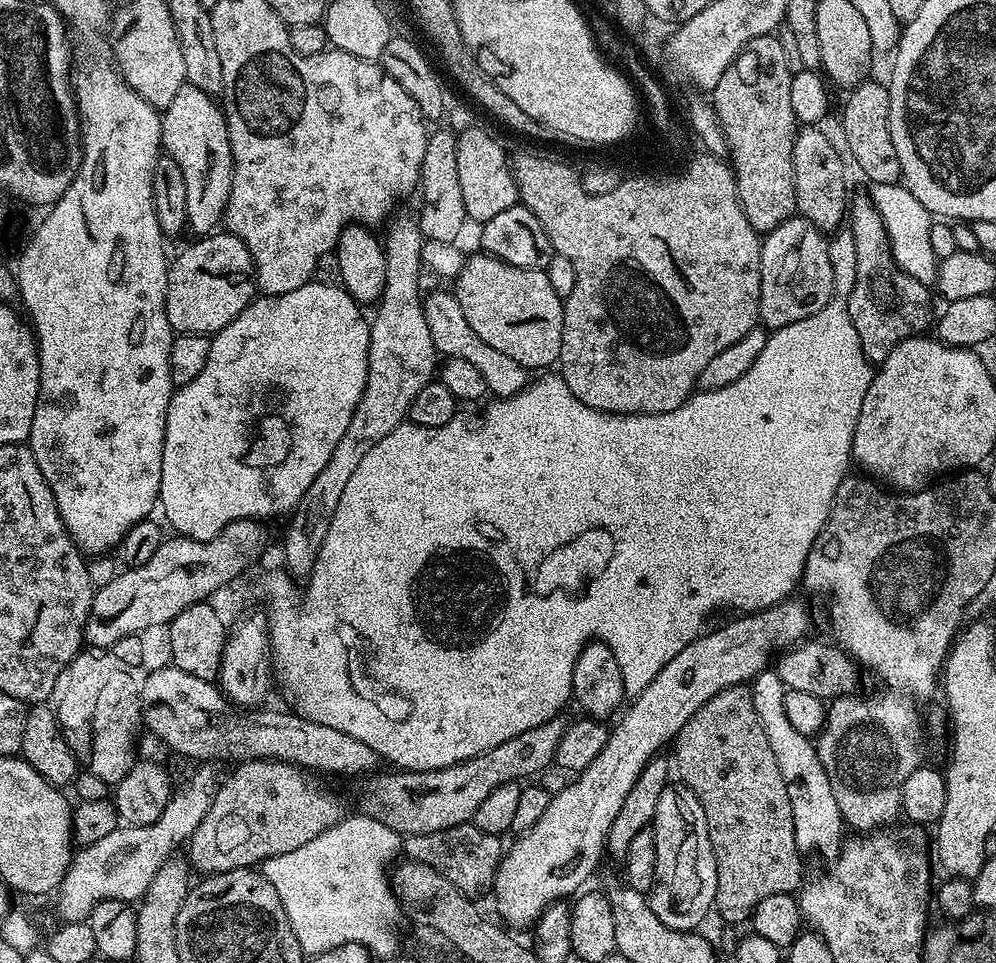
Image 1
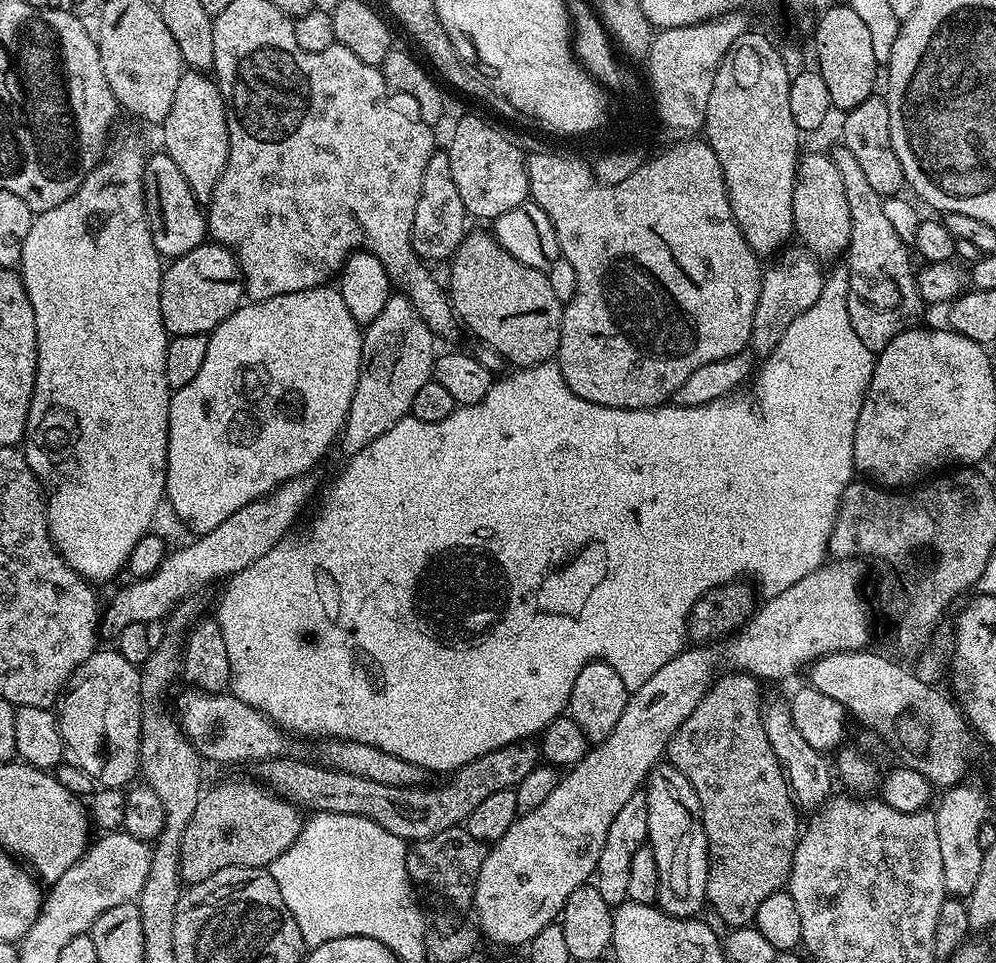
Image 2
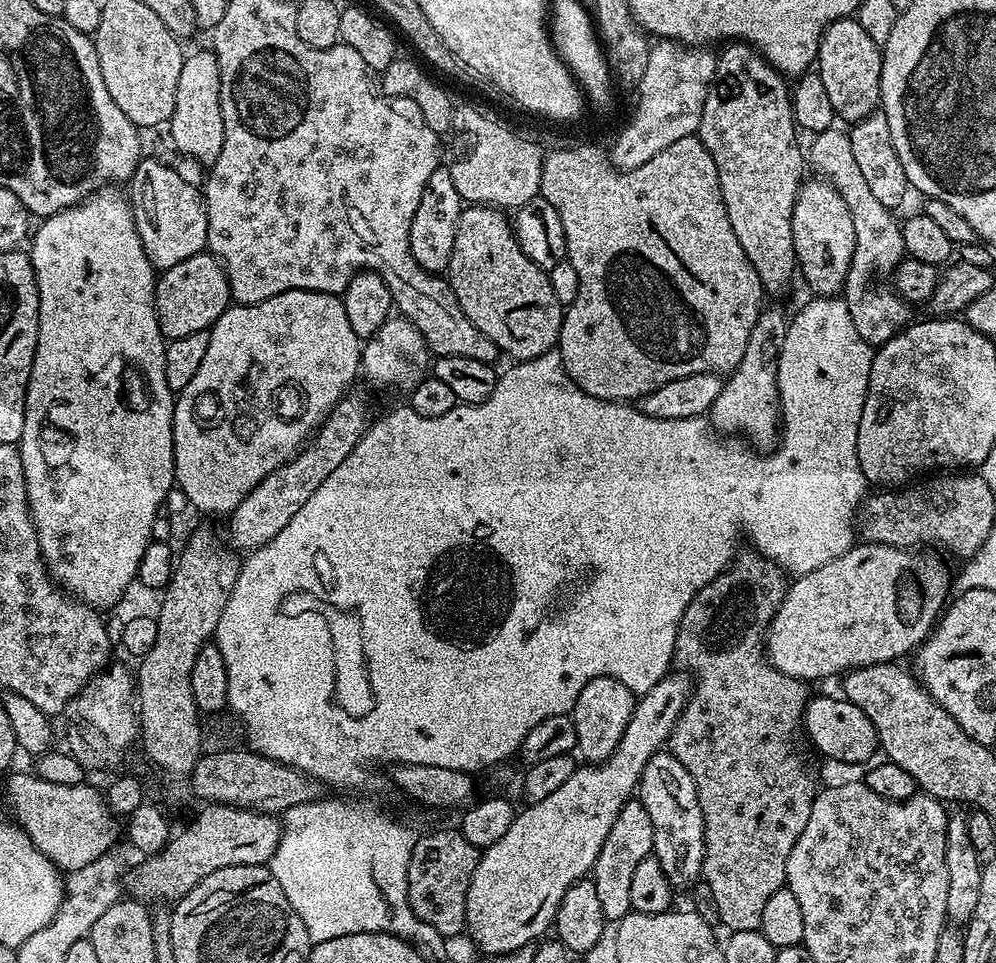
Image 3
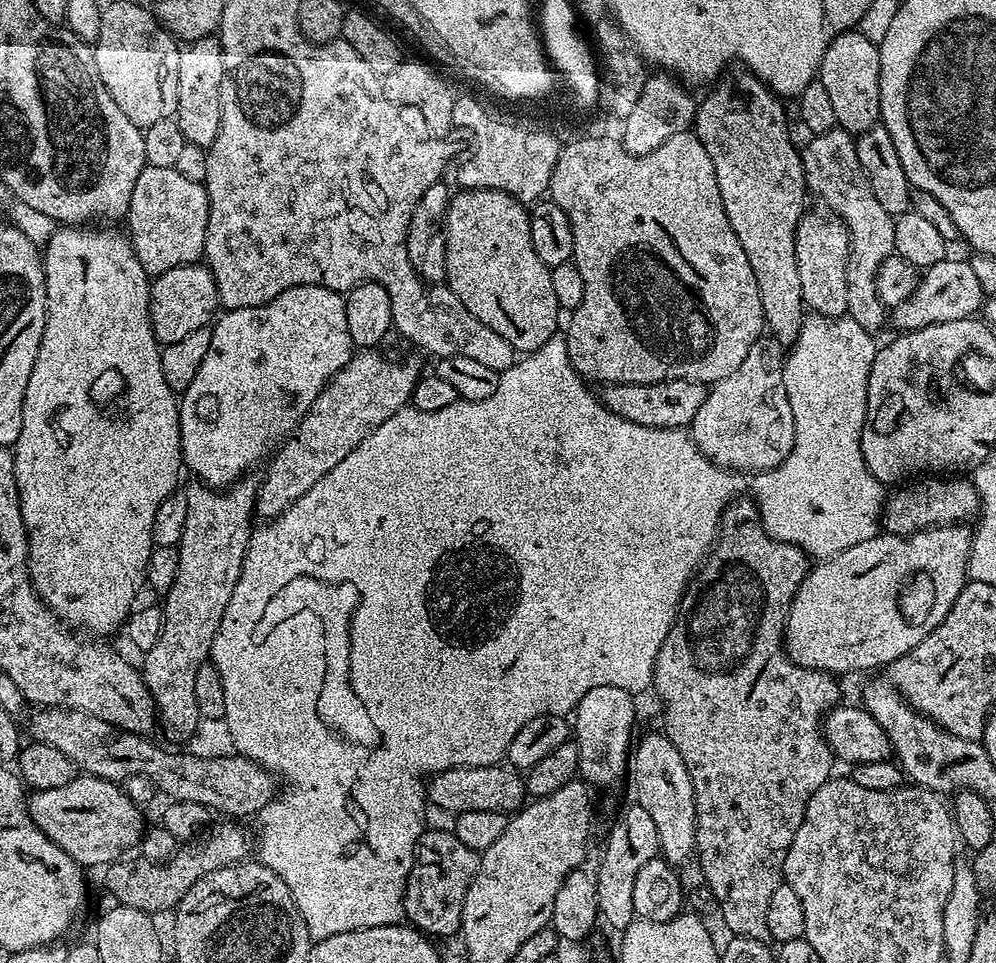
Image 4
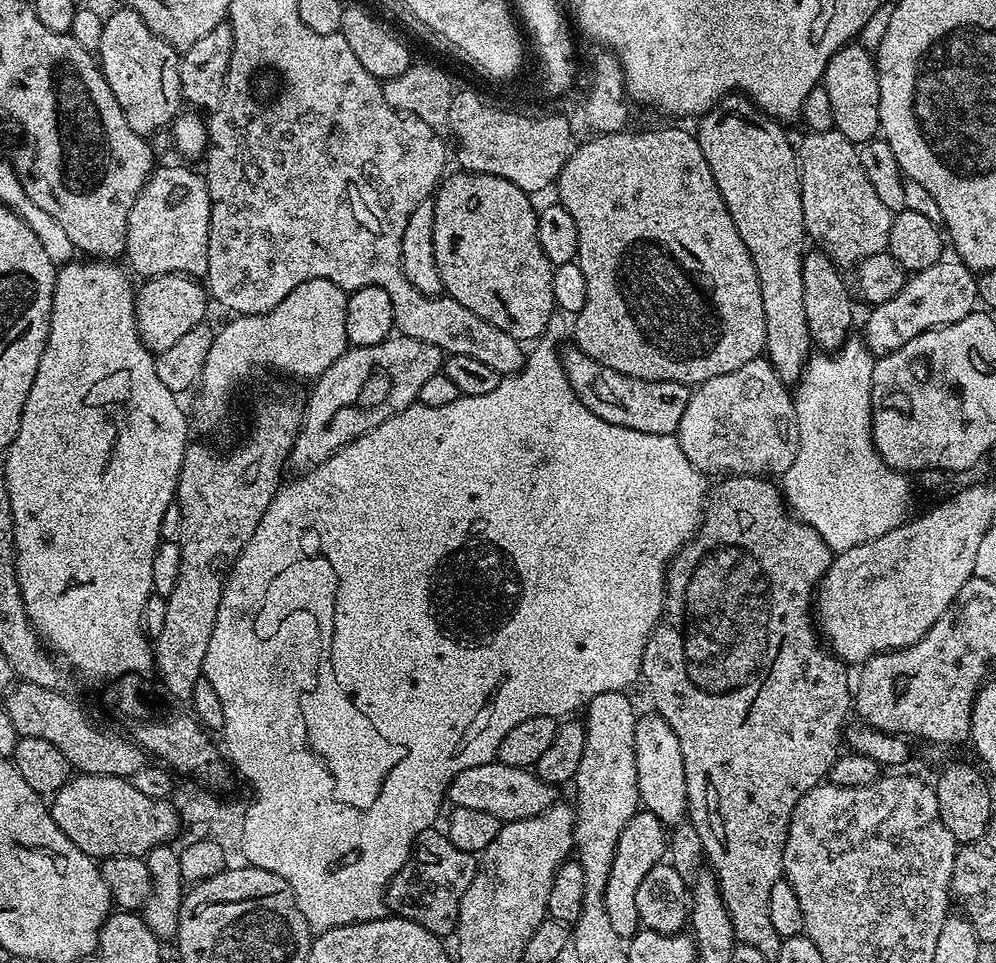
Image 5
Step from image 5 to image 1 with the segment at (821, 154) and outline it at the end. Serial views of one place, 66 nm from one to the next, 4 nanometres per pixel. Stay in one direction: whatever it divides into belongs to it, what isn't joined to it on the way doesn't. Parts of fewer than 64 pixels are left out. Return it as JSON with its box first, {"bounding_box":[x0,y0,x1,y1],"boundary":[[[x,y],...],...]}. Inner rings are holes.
{"bounding_box":[848,195,934,362],"boundary":[[[871,195],[851,197],[850,222],[851,218],[850,231],[854,238],[856,255],[856,281],[848,299],[850,322],[854,330],[858,330],[858,342],[862,342],[866,359],[870,362],[879,362],[886,358],[886,354],[890,354],[890,350],[894,350],[894,346],[898,346],[898,342],[929,331],[934,320],[933,293],[929,285],[906,274],[894,262],[886,226],[878,210],[872,205]]]}

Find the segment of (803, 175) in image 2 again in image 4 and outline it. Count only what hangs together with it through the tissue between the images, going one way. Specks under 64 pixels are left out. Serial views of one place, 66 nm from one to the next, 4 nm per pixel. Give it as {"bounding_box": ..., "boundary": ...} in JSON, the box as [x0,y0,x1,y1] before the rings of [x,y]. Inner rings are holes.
{"bounding_box":[795,211,851,319],"boundary":[[[809,211],[801,217],[795,234],[795,258],[798,260],[798,276],[801,279],[805,307],[819,316],[840,319],[847,315],[846,270],[848,269],[849,242],[851,236],[844,221],[835,213]]]}

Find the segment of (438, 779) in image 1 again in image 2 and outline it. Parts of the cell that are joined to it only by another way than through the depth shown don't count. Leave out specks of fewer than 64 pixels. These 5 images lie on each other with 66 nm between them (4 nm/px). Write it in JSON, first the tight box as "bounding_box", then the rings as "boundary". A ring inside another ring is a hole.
{"bounding_box":[255,743,542,842],"boundary":[[[535,743],[507,744],[462,766],[455,774],[445,779],[449,779],[445,784],[440,784],[437,788],[382,786],[382,782],[370,782],[370,778],[358,778],[358,774],[346,774],[319,762],[307,764],[304,760],[288,759],[259,761],[255,765],[255,779],[267,782],[293,804],[305,809],[308,807],[313,813],[333,812],[364,816],[384,827],[390,834],[407,842],[415,842],[430,838],[434,834],[442,834],[442,830],[463,825],[468,815],[485,798],[490,798],[490,794],[498,794],[498,790],[507,788],[514,790],[518,782],[522,782],[522,778],[526,778],[526,774],[530,774],[530,770],[534,770],[541,763],[542,757]]]}

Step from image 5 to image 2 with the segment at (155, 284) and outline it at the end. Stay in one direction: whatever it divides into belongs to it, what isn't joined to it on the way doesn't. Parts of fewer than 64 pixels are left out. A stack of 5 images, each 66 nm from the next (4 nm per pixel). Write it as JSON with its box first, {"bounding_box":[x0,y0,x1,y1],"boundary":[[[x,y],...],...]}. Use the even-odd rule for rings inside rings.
{"bounding_box":[160,242,245,336],"boundary":[[[205,242],[199,244],[190,254],[175,257],[172,264],[163,269],[160,277],[160,305],[162,306],[162,322],[172,336],[182,334],[207,334],[212,332],[232,312],[240,307],[245,299],[244,275],[240,273],[240,263],[236,254],[223,244]]]}

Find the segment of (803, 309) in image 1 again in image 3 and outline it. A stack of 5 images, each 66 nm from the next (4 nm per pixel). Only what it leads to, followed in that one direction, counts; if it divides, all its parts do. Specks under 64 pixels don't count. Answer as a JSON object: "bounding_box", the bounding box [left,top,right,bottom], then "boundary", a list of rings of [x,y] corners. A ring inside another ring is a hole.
{"bounding_box":[710,307,789,450],"boundary":[[[765,307],[761,311],[758,322],[754,322],[754,330],[750,330],[750,342],[746,342],[742,362],[738,362],[736,369],[724,380],[718,398],[714,398],[710,424],[717,433],[725,432],[720,434],[728,438],[743,438],[757,450],[775,449],[782,436],[778,362],[789,323],[789,317],[784,317],[776,308]]]}

